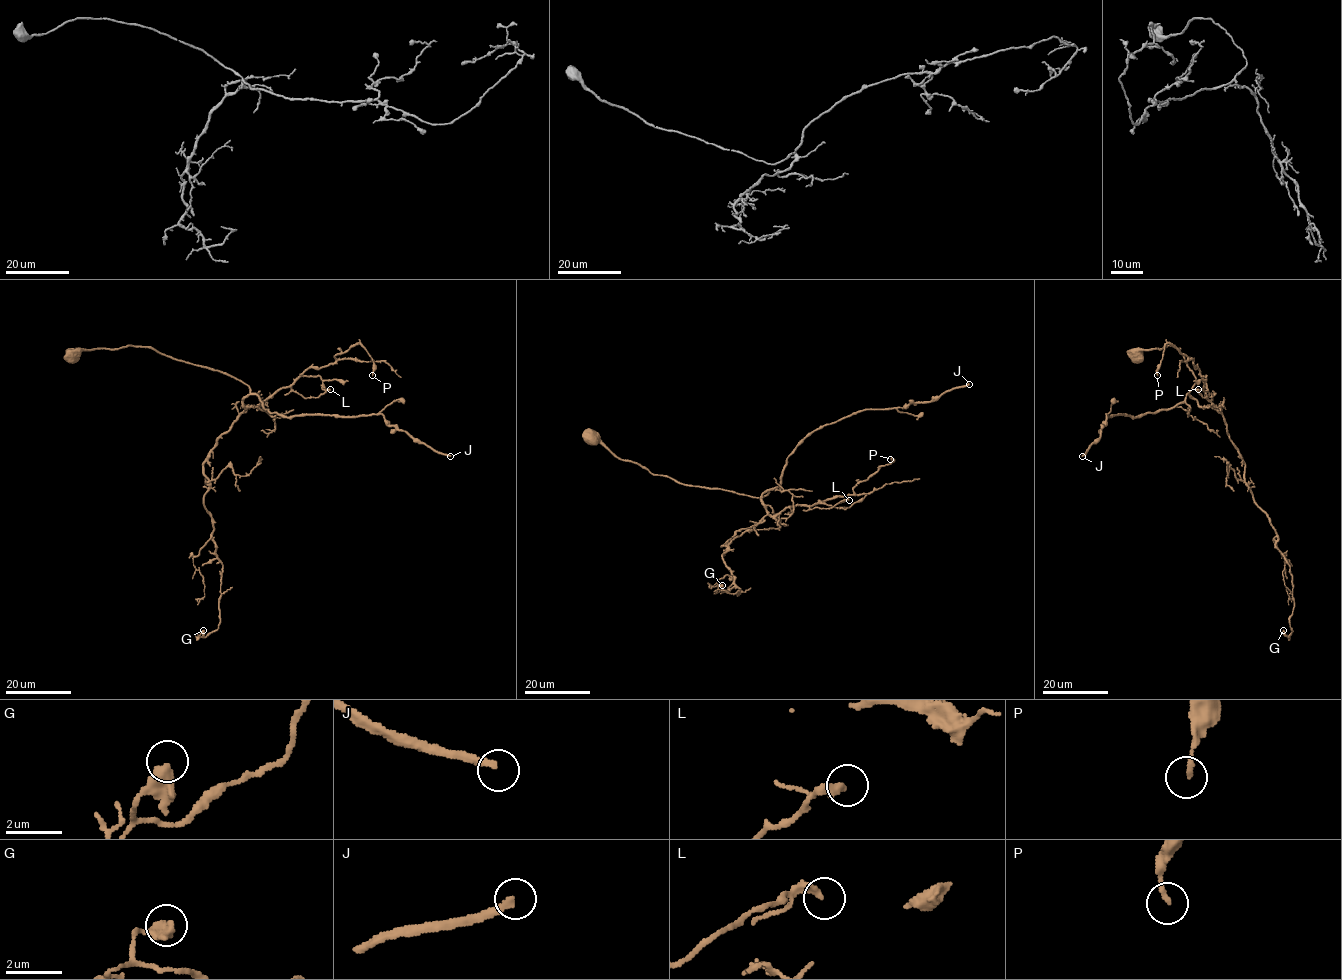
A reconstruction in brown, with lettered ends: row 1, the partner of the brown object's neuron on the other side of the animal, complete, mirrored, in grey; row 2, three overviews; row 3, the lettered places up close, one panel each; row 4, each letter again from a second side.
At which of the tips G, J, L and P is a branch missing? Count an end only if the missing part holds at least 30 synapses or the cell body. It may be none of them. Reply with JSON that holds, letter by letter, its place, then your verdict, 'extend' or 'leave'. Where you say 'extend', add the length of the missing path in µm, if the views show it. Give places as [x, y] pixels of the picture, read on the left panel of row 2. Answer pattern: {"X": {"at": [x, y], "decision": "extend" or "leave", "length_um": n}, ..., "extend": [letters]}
{"G": {"at": [203, 630], "decision": "leave"}, "J": {"at": [450, 456], "decision": "extend", "length_um": 80}, "L": {"at": [330, 389], "decision": "leave"}, "P": {"at": [372, 375], "decision": "leave"}, "extend": ["J"]}

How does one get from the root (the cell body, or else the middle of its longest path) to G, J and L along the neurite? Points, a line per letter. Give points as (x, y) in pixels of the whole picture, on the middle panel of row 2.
G: (588, 438), (686, 485), (754, 497), (768, 491), (767, 514), (722, 546), (741, 591), (722, 585)
J: (588, 438), (654, 474), (760, 497), (780, 483), (787, 458), (814, 431), (863, 410), (930, 402), (969, 384)
L: (588, 438), (686, 485), (754, 497), (768, 491), (761, 501), (772, 515), (849, 500)

